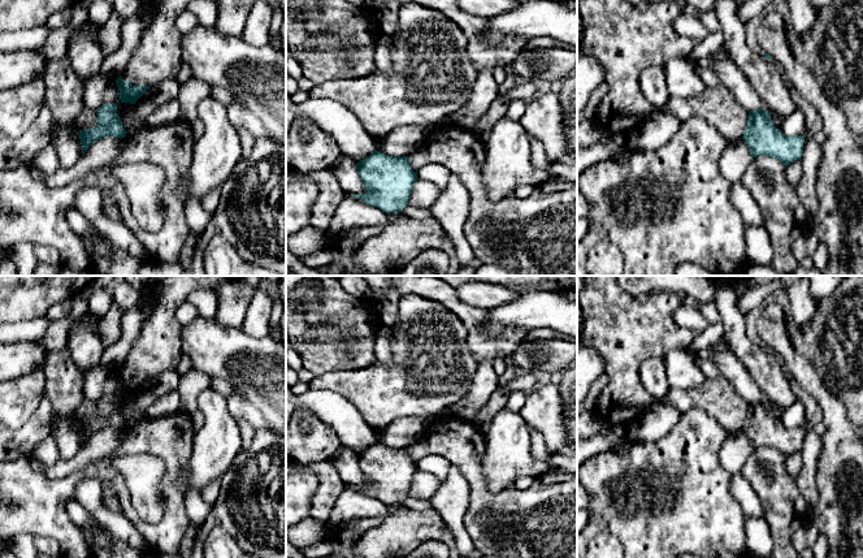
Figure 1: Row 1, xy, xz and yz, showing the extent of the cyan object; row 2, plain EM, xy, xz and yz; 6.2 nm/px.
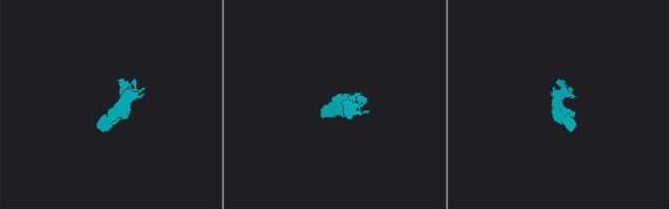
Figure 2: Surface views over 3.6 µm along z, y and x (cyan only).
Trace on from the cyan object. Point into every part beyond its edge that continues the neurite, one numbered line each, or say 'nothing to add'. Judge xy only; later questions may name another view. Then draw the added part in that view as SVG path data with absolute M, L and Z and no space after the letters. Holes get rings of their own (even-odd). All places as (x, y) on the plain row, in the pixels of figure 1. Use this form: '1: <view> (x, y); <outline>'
1: xy (157, 349); M166 276L144 293L153 310L130 349L122 371L133 377L155 377L175 371L182 354L183 325L175 316L177 308L198 289L216 289L237 276Z

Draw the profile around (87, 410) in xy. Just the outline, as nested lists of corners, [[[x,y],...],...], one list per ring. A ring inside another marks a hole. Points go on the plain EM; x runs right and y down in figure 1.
[[[83,398],[77,414],[75,419],[78,421],[92,420],[96,416],[96,401],[91,401],[88,398]]]

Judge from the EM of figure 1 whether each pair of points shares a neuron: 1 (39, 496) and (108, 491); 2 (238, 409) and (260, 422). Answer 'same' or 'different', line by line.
1: different
2: same

